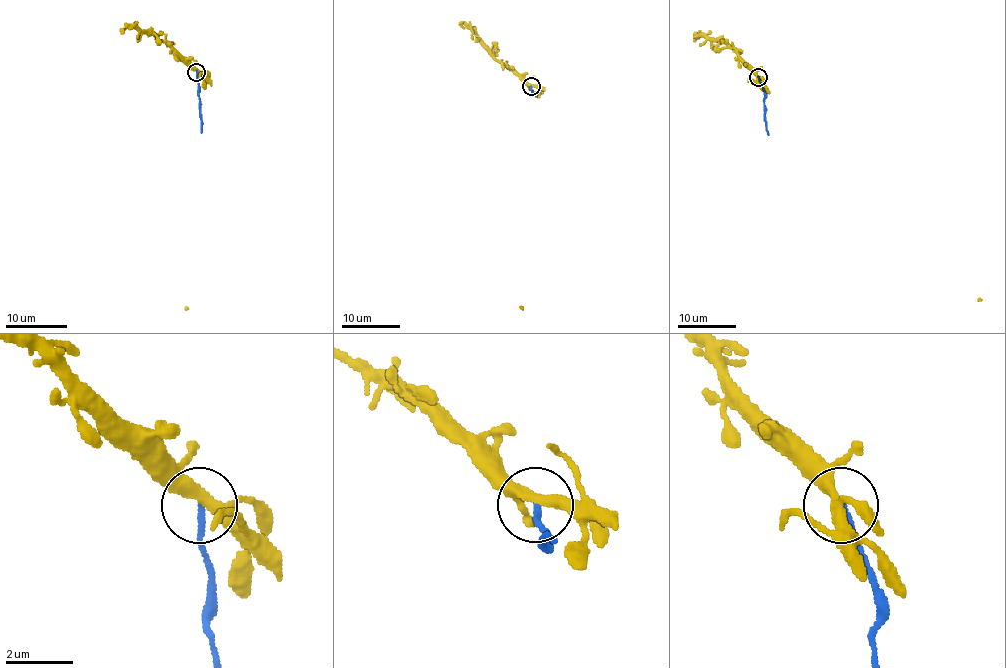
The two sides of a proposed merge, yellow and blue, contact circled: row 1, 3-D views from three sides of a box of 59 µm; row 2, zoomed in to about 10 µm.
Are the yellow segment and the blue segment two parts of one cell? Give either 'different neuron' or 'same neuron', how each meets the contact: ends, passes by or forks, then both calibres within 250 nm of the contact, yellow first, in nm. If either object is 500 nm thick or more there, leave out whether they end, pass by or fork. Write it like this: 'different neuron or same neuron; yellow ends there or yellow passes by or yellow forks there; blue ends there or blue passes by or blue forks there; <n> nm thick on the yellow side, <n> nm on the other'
different neuron; yellow forks there; blue ends there; 280 nm thick on the yellow side, 170 nm on the other

